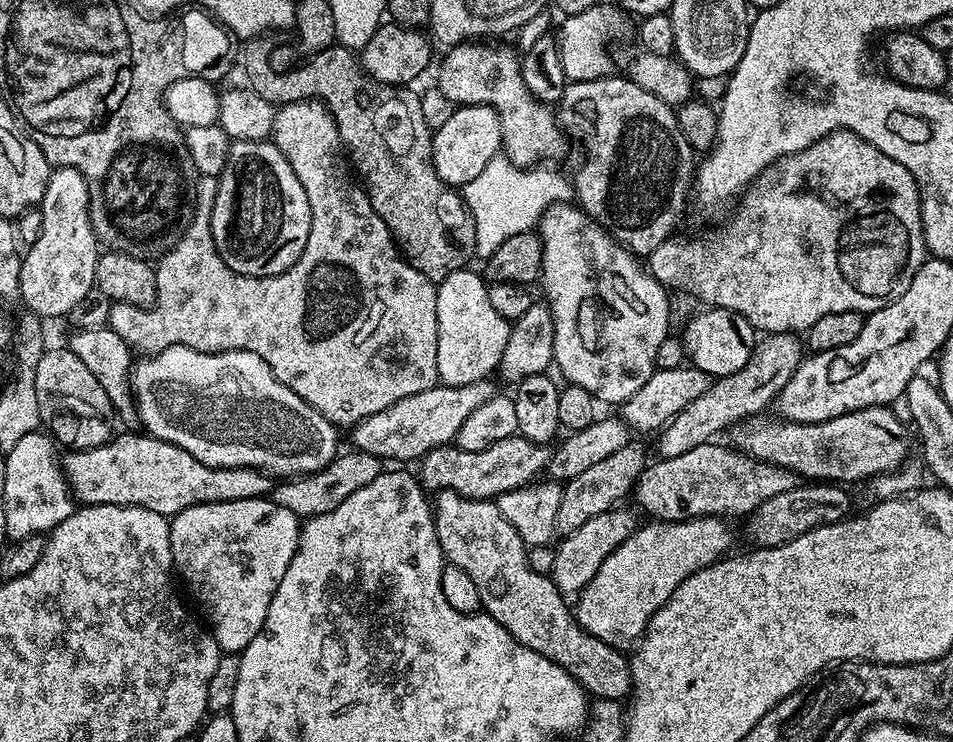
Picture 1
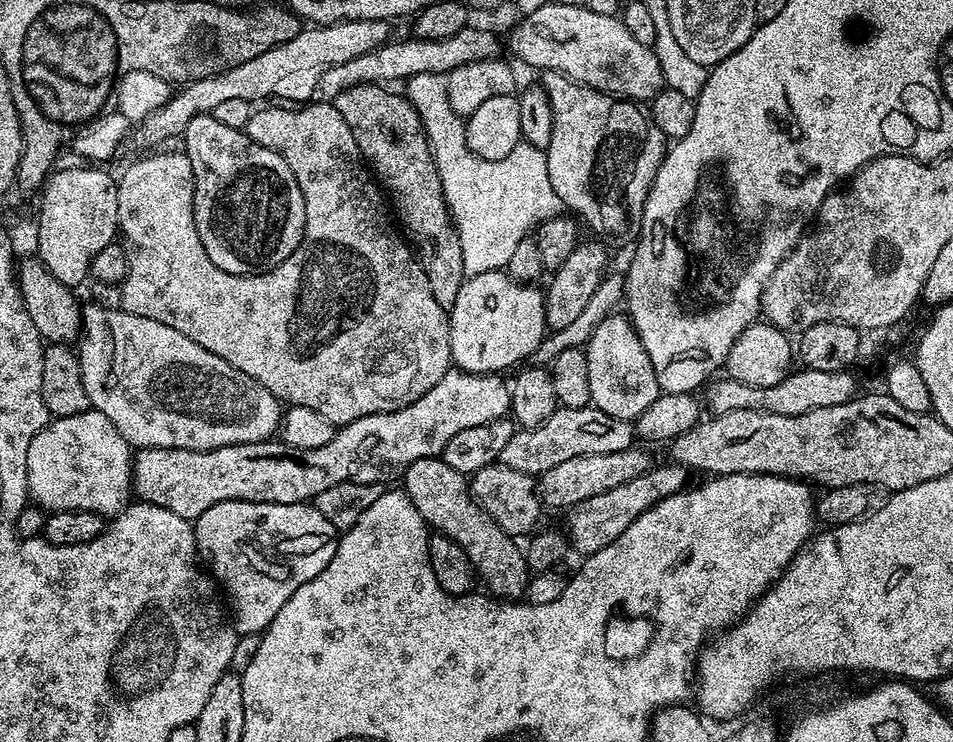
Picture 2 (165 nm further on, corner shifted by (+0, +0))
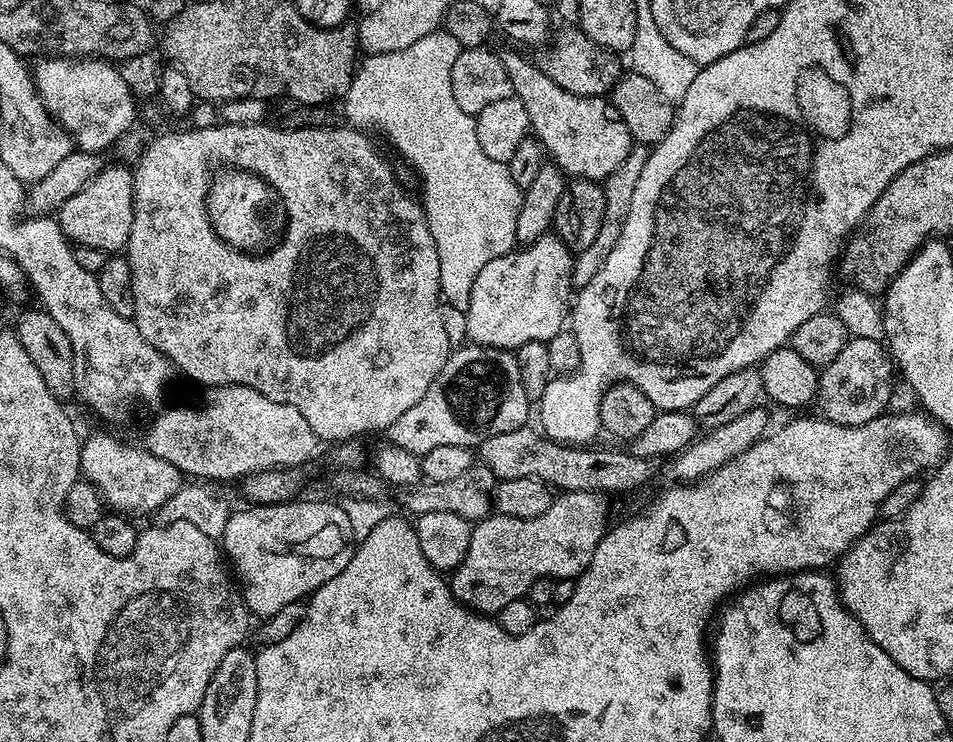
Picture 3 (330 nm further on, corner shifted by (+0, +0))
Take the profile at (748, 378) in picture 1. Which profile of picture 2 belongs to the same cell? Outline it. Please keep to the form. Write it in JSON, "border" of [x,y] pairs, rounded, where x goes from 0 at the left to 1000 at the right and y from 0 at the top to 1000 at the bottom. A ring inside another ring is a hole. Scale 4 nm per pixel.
{"border":[[[664,601],[657,606],[648,606],[640,612],[619,612],[597,617],[596,621],[580,628],[573,633],[565,644],[565,662],[567,678],[572,686],[592,685],[599,687],[607,677],[615,677],[615,671],[623,671],[623,666],[636,666],[636,660],[644,660],[644,655],[653,655],[685,629],[683,620],[671,601]]]}

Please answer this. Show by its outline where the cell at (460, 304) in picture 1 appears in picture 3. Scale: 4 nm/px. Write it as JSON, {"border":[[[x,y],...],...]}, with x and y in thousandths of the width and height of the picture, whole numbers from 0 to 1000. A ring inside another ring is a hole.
{"border":[[[581,315],[565,321],[565,326],[542,333],[518,353],[510,353],[497,375],[497,391],[493,391],[493,407],[489,416],[487,437],[491,441],[491,458],[508,469],[540,472],[552,461],[574,461],[587,447],[593,446],[598,426],[598,406],[602,399],[600,352],[602,342]]]}

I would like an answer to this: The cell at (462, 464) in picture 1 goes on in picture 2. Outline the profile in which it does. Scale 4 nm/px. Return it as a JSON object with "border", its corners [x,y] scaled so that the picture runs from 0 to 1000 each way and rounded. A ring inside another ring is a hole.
{"border":[[[624,547],[616,550],[590,550],[573,563],[563,577],[546,577],[539,590],[535,590],[531,606],[527,606],[524,624],[535,628],[548,639],[566,644],[573,633],[587,628],[597,617],[618,615],[619,612],[640,612],[648,606],[664,602],[665,577],[660,567],[646,566],[640,558],[627,553]]]}

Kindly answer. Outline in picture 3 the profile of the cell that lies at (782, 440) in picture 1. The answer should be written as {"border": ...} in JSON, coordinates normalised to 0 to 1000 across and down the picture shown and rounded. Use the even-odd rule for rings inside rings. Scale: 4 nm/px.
{"border":[[[551,574],[544,580],[531,580],[531,585],[518,585],[510,590],[502,601],[503,624],[513,631],[520,640],[522,648],[531,644],[565,644],[589,664],[661,663],[684,642],[686,625],[683,620],[676,620],[658,608],[650,609],[646,604],[593,601],[584,593],[576,593],[559,577]]]}

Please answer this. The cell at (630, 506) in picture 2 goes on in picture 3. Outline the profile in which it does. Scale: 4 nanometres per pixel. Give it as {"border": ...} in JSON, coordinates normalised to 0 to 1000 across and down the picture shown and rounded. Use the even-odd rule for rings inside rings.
{"border":[[[594,663],[584,667],[573,693],[565,698],[535,698],[524,693],[513,693],[496,710],[493,725],[493,741],[478,770],[473,772],[472,791],[484,814],[505,827],[519,827],[540,809],[553,805],[560,784],[568,779],[588,780],[608,779],[619,763],[623,741],[636,716],[634,694],[638,679],[629,663]]]}

